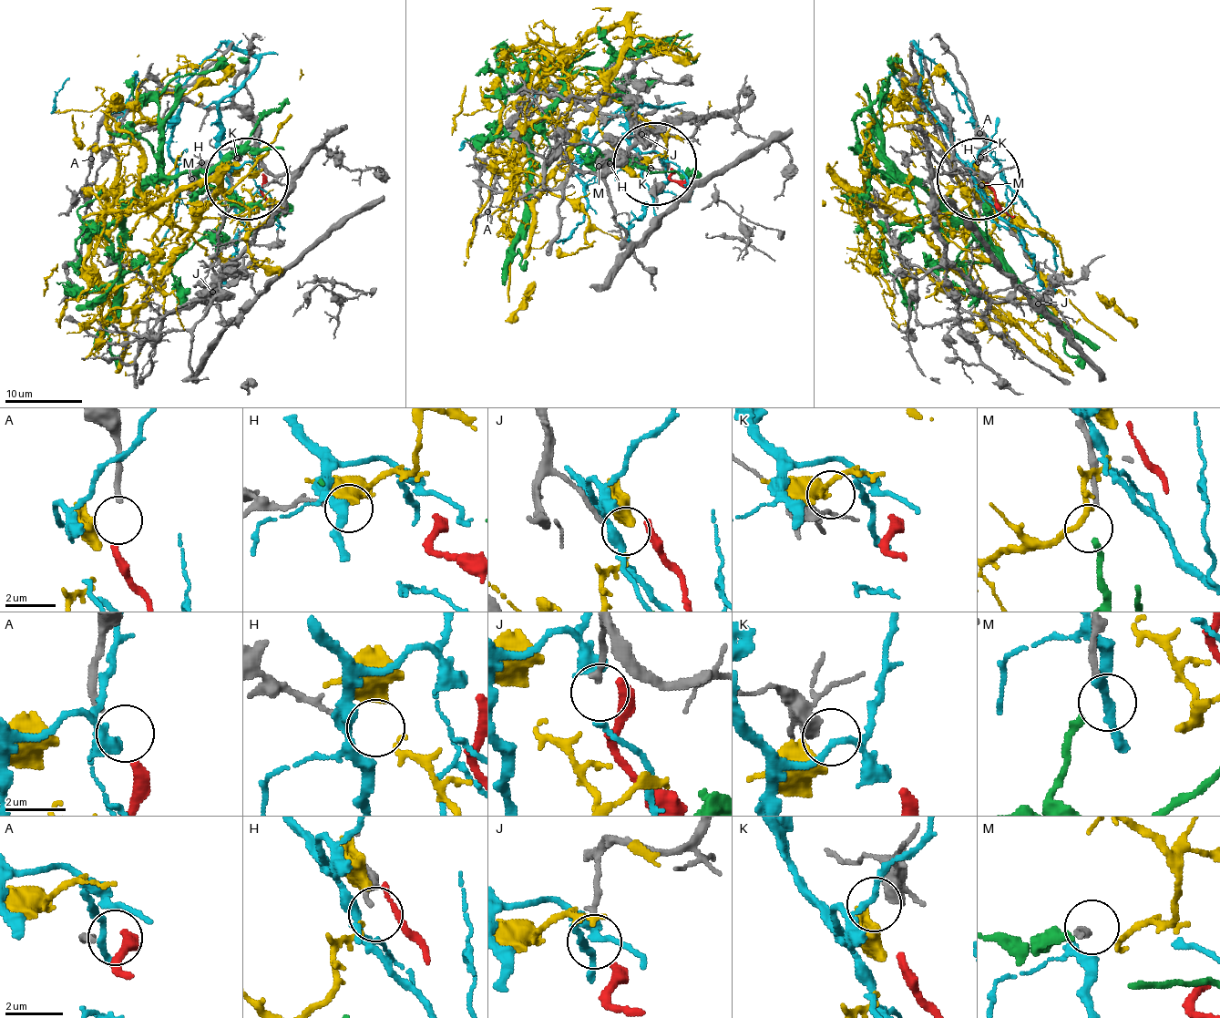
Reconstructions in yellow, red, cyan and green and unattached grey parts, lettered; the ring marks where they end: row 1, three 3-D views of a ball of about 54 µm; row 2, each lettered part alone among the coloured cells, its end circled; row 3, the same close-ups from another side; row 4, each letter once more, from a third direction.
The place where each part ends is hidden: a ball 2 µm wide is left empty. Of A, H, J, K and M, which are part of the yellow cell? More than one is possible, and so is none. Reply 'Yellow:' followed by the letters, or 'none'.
Yellow: K

